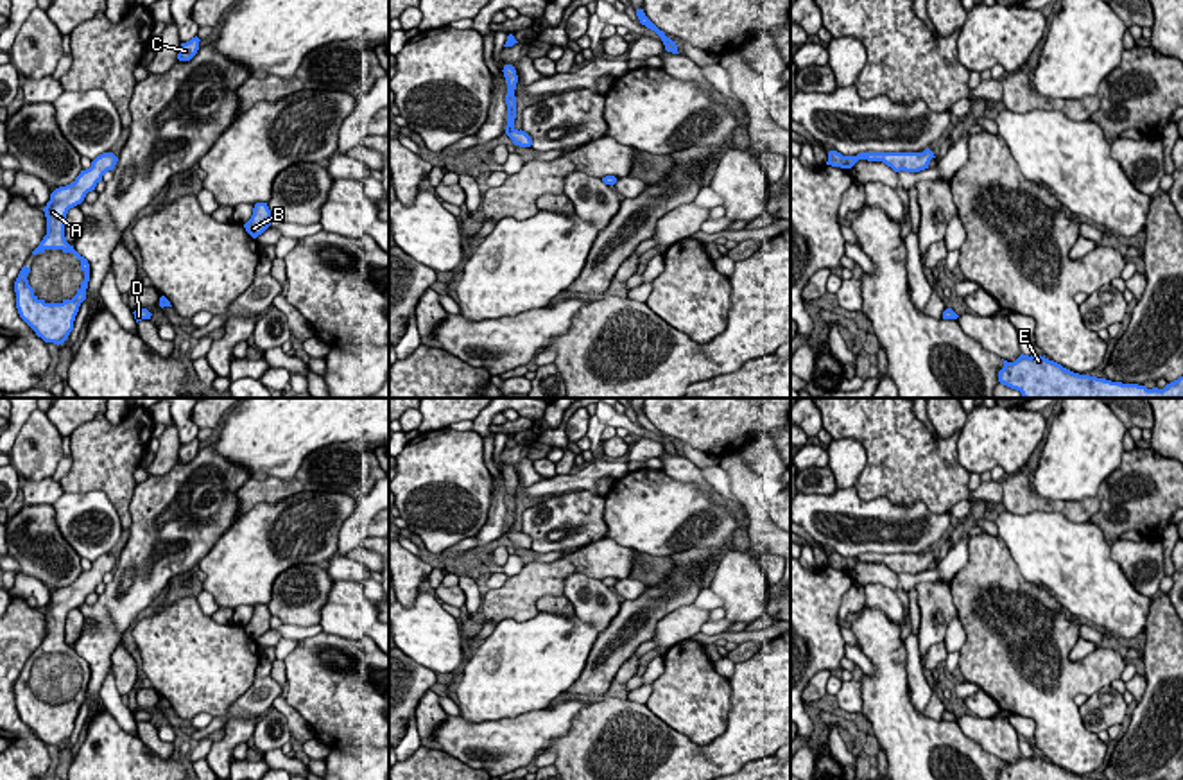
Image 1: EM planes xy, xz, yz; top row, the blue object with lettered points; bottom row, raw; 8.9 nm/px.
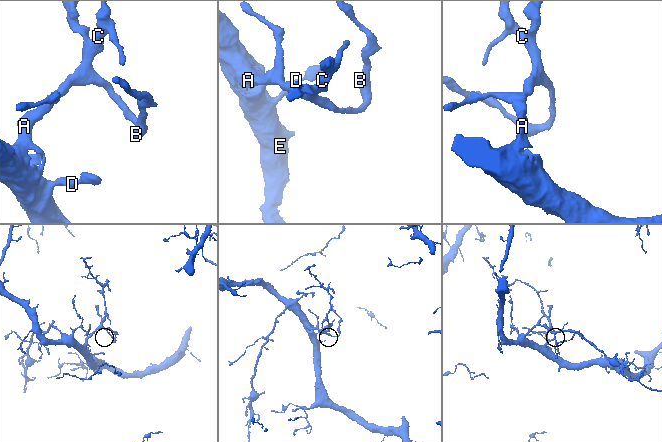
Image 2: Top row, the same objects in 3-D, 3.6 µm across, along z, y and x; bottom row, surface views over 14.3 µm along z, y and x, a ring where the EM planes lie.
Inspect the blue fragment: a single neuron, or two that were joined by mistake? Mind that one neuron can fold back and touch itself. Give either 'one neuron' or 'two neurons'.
one neuron

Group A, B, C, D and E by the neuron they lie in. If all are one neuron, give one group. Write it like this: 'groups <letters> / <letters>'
groups A B C D E

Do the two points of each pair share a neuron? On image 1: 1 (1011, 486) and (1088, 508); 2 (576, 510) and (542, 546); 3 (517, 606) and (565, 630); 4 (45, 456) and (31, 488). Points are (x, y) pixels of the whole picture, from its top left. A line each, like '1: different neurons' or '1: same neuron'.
1: same neuron
2: same neuron
3: different neurons
4: different neurons

